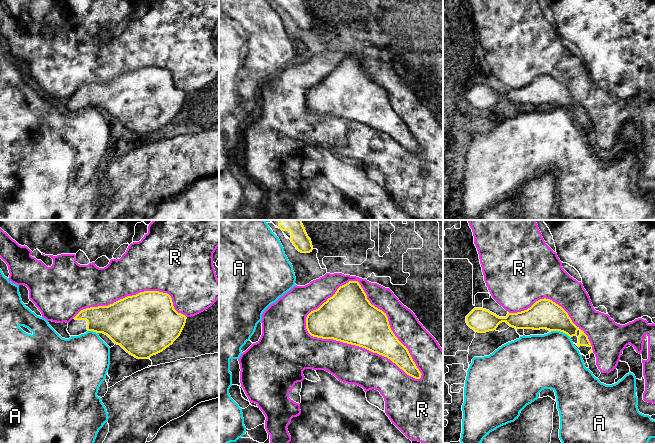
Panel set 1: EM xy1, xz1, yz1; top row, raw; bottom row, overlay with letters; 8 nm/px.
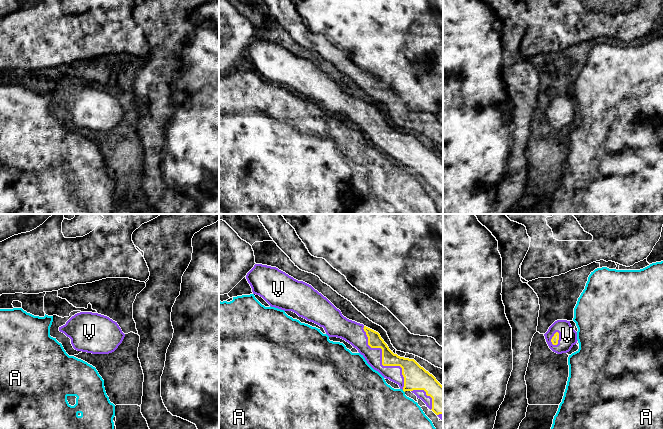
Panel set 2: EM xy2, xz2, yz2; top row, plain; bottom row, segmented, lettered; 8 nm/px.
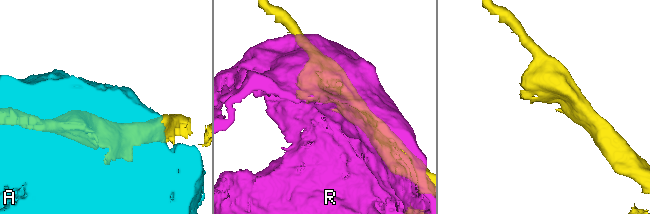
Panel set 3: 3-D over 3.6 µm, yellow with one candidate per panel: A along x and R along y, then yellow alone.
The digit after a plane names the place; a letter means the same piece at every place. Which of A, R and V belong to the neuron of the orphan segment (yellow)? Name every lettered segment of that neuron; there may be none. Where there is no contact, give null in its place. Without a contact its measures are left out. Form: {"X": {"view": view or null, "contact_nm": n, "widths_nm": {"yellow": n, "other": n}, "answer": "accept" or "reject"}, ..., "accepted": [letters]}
{"A": {"view": "yz1", "contact_nm": 160, "widths_nm": {"yellow": 240, "other": 440}, "answer": "reject"}, "R": {"view": "xz1", "contact_nm": 1050, "widths_nm": {"yellow": 420, "other": 320}, "answer": "reject"}, "V": {"view": "xz2", "contact_nm": 600, "widths_nm": {"yellow": 160, "other": 140}, "answer": "accept"}, "accepted": ["V"]}

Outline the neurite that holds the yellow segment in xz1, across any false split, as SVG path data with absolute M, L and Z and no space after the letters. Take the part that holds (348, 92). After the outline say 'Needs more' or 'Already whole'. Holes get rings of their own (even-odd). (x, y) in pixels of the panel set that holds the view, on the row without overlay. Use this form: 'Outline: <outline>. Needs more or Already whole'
Outline: M349 57L340 62L318 85L306 93L308 109L317 114L333 115L365 124L390 135L407 151L421 154L421 148L413 137L408 125L395 112L390 104L386 89L370 79L358 57Z. Already whole

